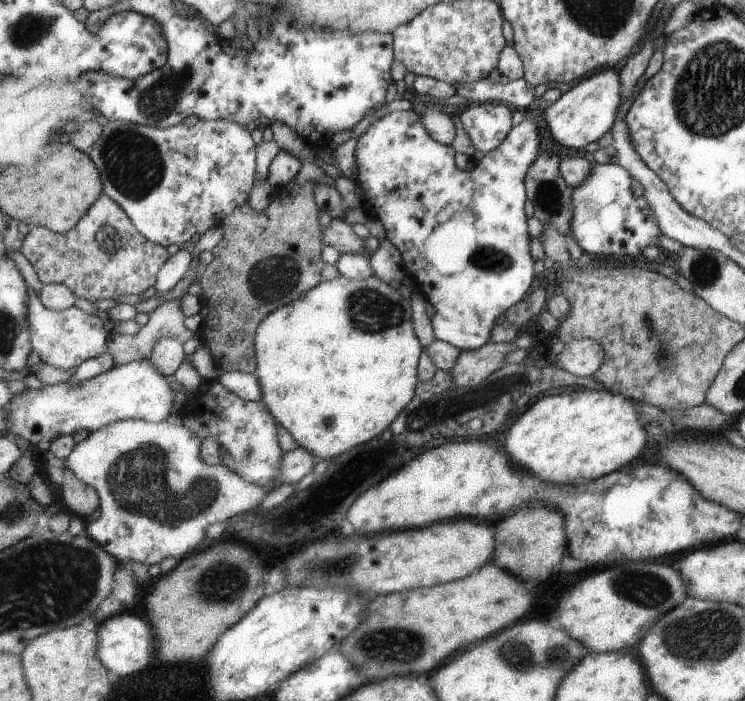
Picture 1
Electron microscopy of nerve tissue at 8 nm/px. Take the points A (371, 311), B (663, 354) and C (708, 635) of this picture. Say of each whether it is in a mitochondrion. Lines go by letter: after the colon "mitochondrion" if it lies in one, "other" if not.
A: mitochondrion
B: mitochondrion
C: mitochondrion

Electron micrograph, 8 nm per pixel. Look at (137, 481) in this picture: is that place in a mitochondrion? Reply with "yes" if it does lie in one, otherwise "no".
yes

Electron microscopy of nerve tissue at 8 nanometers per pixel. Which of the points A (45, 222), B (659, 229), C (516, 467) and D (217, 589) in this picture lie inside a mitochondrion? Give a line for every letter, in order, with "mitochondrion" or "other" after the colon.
A: other
B: other
C: other
D: mitochondrion

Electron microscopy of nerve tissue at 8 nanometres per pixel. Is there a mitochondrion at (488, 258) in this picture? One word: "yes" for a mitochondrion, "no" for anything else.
yes

